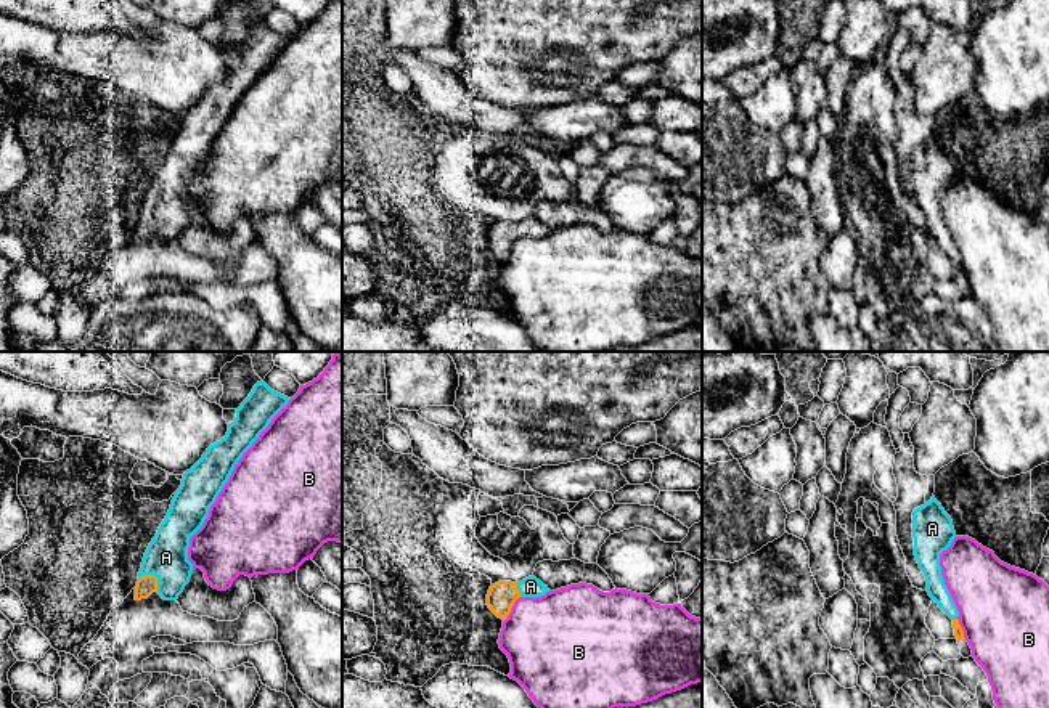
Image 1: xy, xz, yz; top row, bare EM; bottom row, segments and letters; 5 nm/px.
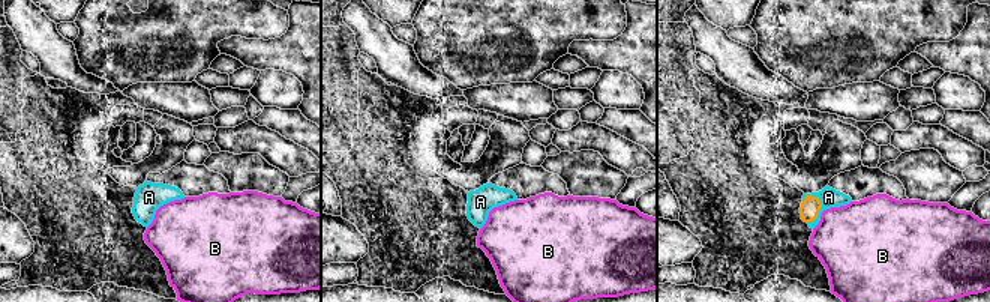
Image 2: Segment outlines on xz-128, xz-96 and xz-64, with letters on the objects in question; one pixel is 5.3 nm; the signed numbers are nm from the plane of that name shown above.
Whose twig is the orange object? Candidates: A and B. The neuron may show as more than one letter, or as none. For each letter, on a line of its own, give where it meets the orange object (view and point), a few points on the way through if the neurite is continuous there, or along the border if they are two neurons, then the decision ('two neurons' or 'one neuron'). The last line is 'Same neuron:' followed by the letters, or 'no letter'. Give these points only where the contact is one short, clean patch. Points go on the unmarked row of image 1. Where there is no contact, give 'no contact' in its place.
A: contact xy (155, 217); way xy (146, 225), (155, 217), (166, 206), (166, 198); one neuron
B: contact xz (511, 248); two neurons
Same neuron: A

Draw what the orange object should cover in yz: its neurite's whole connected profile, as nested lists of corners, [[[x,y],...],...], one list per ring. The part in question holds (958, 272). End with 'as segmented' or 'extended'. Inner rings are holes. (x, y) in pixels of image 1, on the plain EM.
[[[935,136],[924,146],[914,149],[912,178],[914,196],[925,217],[929,236],[953,260],[956,279],[965,281],[957,260],[957,247],[945,225],[940,207],[940,194],[951,186],[956,172],[951,157],[945,153]]]; extended

